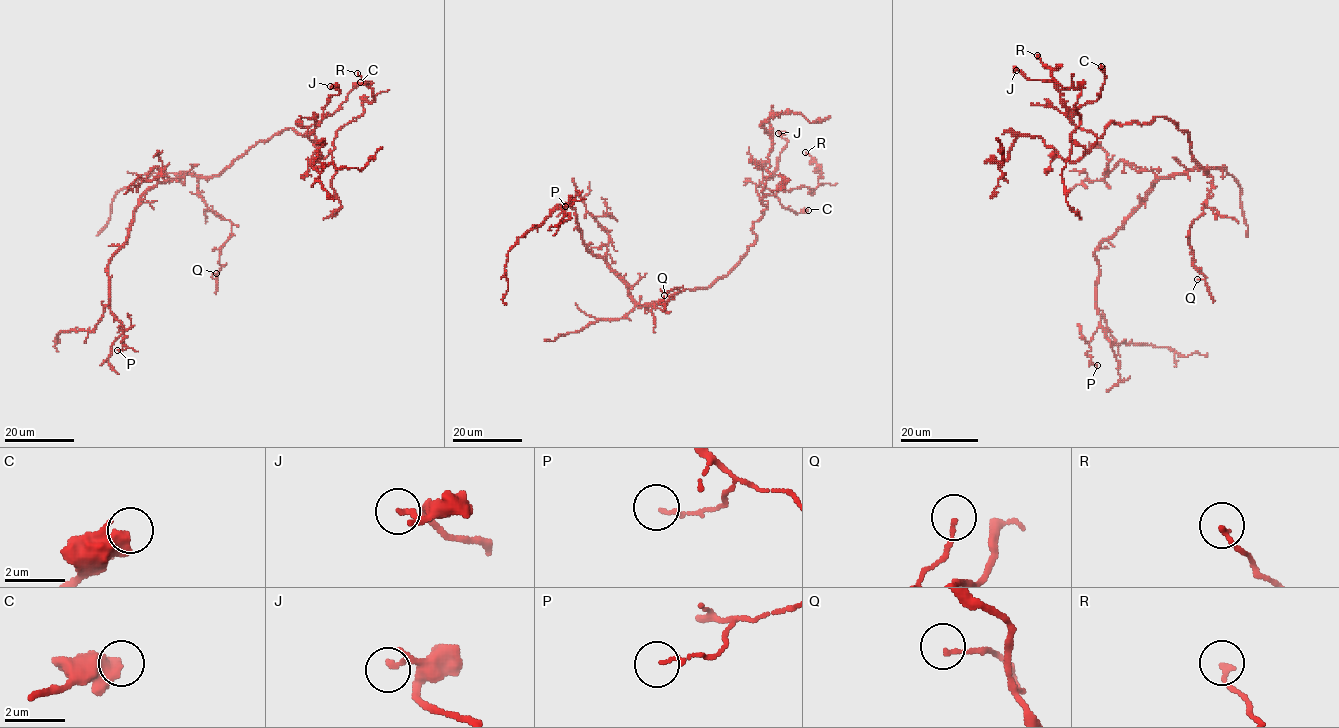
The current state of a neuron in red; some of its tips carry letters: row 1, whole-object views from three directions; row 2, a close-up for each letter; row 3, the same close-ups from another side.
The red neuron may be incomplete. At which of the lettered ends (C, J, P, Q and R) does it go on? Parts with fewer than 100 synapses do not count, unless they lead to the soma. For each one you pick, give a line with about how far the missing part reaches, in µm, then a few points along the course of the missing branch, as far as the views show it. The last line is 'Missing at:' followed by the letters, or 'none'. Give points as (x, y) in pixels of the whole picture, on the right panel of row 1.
Missing at: none

